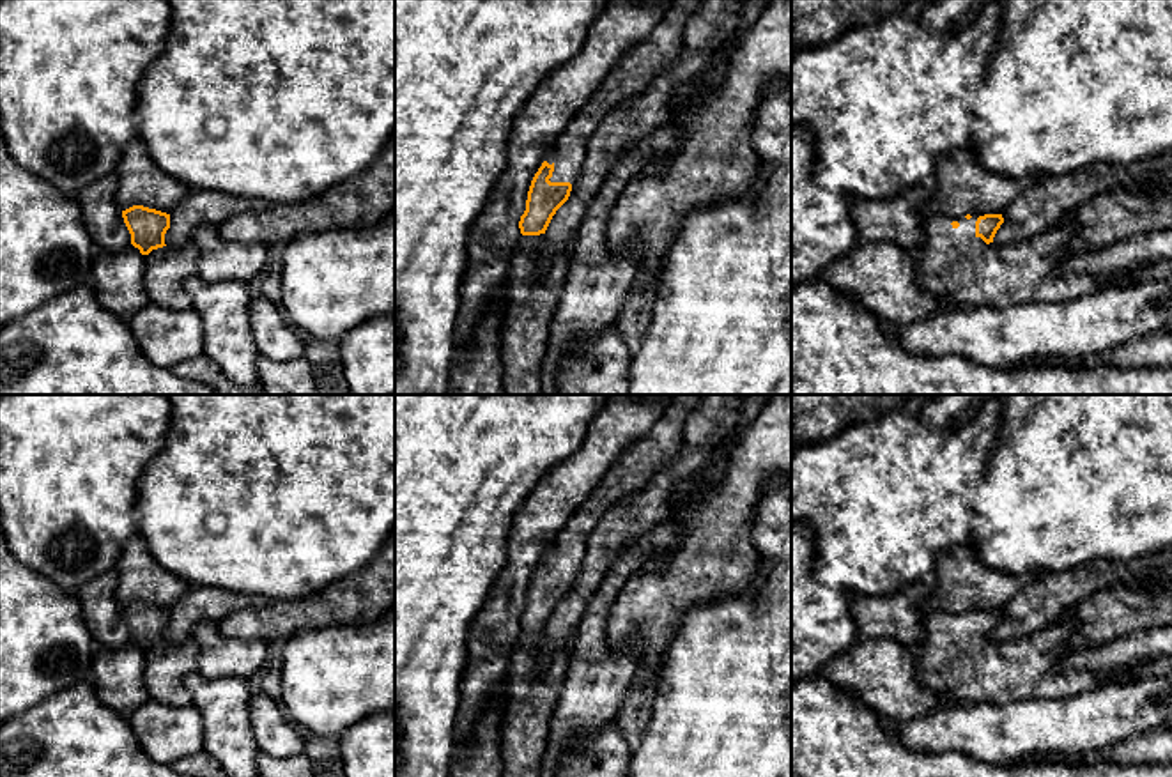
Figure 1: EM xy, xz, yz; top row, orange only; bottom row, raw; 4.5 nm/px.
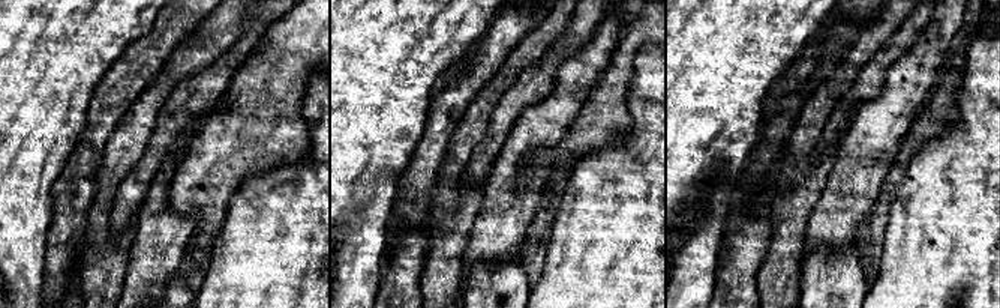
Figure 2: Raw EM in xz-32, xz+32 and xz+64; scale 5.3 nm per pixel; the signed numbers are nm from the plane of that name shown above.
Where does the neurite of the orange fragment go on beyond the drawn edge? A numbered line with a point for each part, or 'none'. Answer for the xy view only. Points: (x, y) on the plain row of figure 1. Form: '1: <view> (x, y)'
1: xy (167, 664)

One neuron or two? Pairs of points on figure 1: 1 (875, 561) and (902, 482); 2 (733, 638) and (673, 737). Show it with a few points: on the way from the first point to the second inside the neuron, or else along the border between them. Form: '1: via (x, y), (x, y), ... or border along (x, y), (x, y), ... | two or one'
1: via (875, 542), (884, 501) | one
2: via (733, 662), (733, 676), (698, 712) | one

